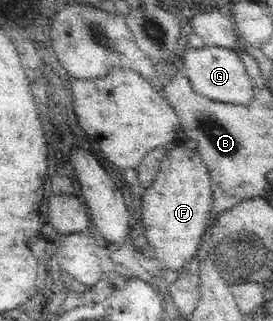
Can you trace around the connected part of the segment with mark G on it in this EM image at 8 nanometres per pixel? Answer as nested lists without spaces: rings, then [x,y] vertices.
[[[206,45],[200,49],[189,48],[185,52],[184,68],[193,91],[211,101],[249,105],[254,98],[255,89],[245,71],[241,57],[235,50]]]

